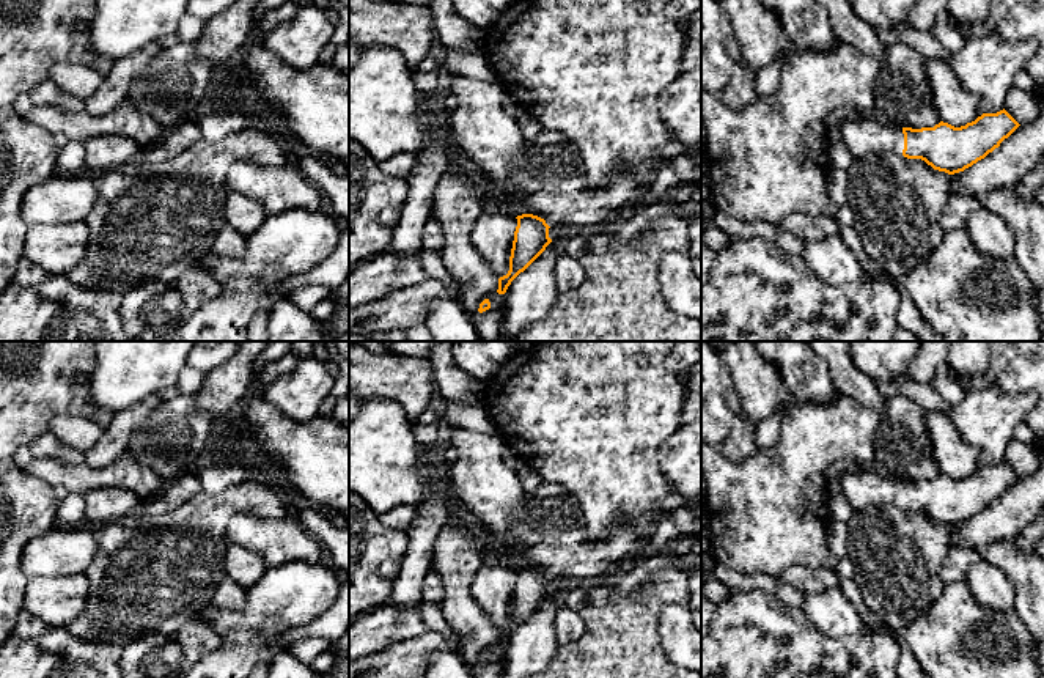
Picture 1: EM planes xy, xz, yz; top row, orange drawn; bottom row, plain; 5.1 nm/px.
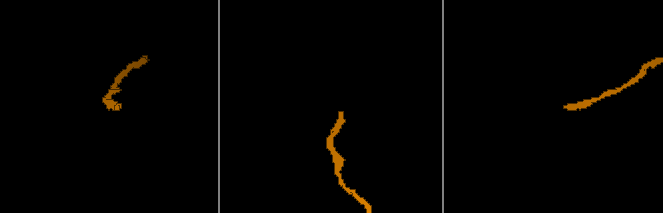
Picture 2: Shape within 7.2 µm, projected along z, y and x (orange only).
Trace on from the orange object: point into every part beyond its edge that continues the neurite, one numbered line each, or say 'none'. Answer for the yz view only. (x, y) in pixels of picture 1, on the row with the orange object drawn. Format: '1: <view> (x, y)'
1: yz (863, 137)

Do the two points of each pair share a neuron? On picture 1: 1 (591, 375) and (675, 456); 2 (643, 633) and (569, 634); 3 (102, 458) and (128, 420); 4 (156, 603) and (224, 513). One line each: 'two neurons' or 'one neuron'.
1: two neurons
2: two neurons
3: one neuron
4: one neuron

